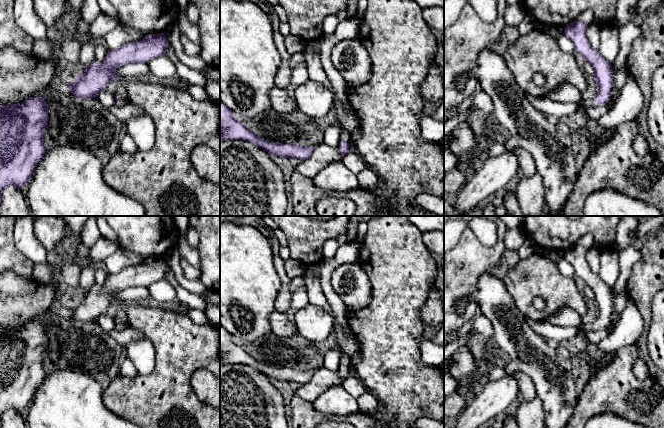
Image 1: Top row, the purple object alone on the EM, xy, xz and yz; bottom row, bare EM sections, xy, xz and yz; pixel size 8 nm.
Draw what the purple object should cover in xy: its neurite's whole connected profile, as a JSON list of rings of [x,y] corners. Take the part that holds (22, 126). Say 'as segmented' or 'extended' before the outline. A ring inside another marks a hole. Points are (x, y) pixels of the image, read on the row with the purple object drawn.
as segmented | [[[40,96],[28,98],[23,104],[0,103],[0,203],[2,191],[7,186],[22,188],[30,179],[37,163],[45,154],[44,129],[48,125],[48,104]]]

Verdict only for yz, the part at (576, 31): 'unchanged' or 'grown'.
grown

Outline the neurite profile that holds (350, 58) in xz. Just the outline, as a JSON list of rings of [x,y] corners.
[[[359,39],[338,42],[331,52],[331,60],[348,86],[362,85],[371,76],[372,63]]]

